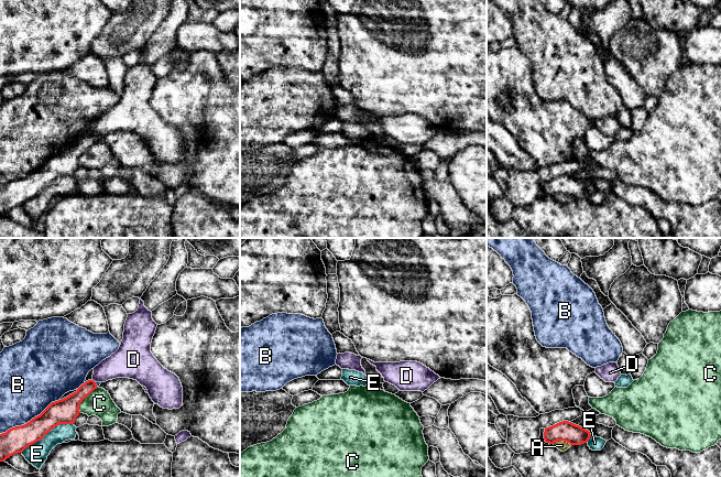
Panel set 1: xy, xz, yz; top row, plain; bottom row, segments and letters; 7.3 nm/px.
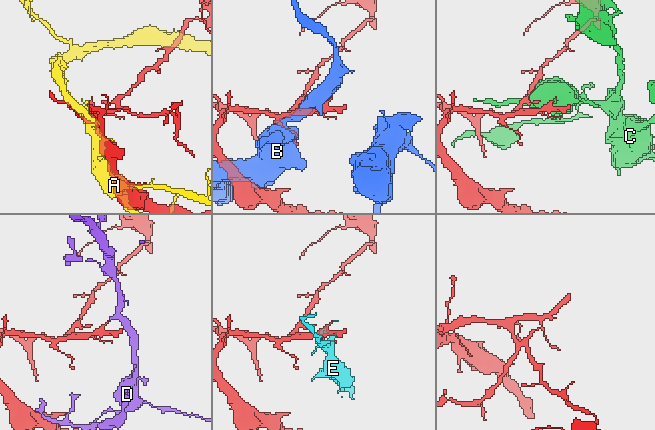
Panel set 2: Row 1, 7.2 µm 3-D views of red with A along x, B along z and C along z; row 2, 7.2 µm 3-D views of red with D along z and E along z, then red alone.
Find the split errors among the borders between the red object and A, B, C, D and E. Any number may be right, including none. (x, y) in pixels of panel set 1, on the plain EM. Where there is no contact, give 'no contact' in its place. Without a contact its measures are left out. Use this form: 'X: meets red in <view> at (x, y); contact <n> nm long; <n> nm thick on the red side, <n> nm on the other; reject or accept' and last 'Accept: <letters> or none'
A: meets red in yz at (561, 193); contact 140 nm long; 150 nm thick on the red side, 70 nm on the other; reject
B: meets red in xy at (31, 173); contact 500 nm long; 190 nm thick on the red side, 420 nm on the other; reject
C: meets red in xy at (84, 151); contact 240 nm long; 190 nm thick on the red side, 190 nm on the other; reject
D: meets red in xy at (94, 134); contact 40 nm long; 140 nm thick on the red side, 200 nm on the other; reject
E: meets red in xy at (46, 186); contact 440 nm long; 190 nm thick on the red side, 160 nm on the other; reject
Accept: none

